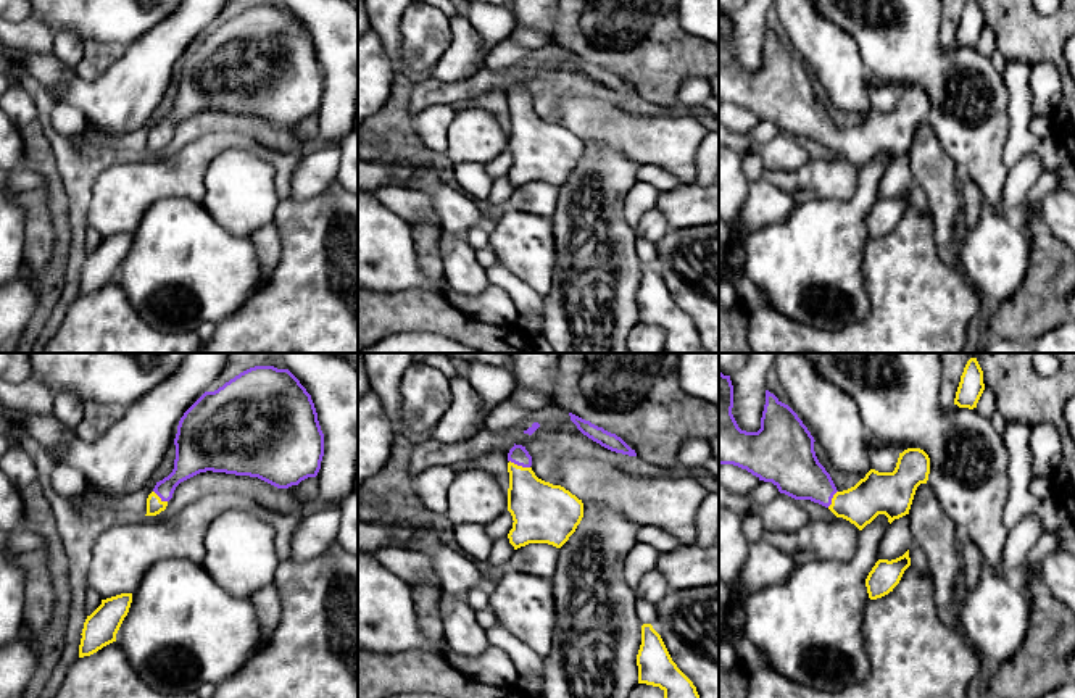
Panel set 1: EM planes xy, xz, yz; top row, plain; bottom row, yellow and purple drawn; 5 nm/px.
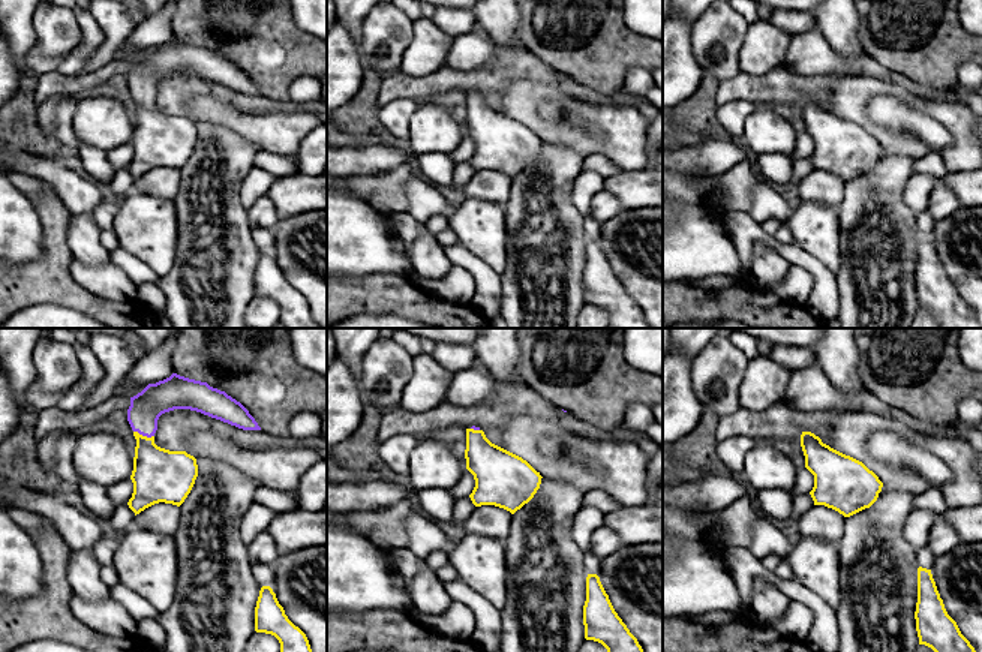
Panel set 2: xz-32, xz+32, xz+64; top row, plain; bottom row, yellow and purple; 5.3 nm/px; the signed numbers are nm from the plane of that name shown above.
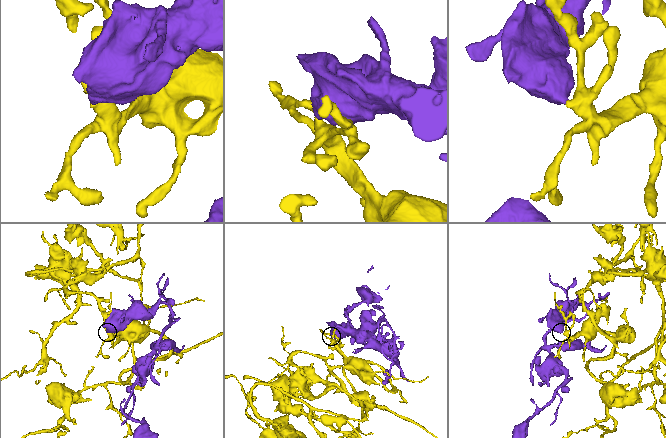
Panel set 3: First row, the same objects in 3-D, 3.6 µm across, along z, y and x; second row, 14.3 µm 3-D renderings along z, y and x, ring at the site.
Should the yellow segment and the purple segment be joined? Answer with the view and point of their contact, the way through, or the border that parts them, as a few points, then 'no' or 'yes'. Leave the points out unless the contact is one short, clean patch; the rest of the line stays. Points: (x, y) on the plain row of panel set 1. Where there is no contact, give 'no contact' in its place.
meets yellow in xz at (519, 105); runs through xz (540, 150), (526, 131), (519, 105), (518, 94); yes

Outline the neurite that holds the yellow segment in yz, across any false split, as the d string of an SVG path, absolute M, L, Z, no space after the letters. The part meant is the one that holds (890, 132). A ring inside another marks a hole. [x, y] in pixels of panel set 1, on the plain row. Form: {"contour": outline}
{"contour": "M719 10L719 103L733 103L746 108L759 119L772 121L780 132L795 139L811 139L828 147L836 156L843 156L862 169L878 153L885 153L891 163L909 153L915 129L927 123L930 97L920 87L907 87L899 92L893 111L870 108L854 126L838 131L830 113L819 102L814 90L814 76L798 53L774 32L766 29L766 44L757 71L741 69L732 53L733 24L730 15Z"}

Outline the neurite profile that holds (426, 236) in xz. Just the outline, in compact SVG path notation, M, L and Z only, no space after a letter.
M413 222L411 232L422 272L430 282L443 280L443 263L438 251L442 227L427 222Z

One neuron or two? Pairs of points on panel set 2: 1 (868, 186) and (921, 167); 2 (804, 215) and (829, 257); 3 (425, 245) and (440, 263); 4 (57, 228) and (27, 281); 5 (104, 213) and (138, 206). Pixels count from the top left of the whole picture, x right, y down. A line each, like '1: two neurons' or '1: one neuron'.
1: two neurons
2: one neuron
3: one neuron
4: one neuron
5: two neurons

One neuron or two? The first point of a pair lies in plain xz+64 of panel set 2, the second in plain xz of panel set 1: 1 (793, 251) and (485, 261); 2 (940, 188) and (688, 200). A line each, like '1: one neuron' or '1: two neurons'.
1: two neurons
2: two neurons

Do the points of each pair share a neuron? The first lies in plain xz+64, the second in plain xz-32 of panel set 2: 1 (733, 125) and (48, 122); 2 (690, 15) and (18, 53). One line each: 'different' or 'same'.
1: different
2: same

